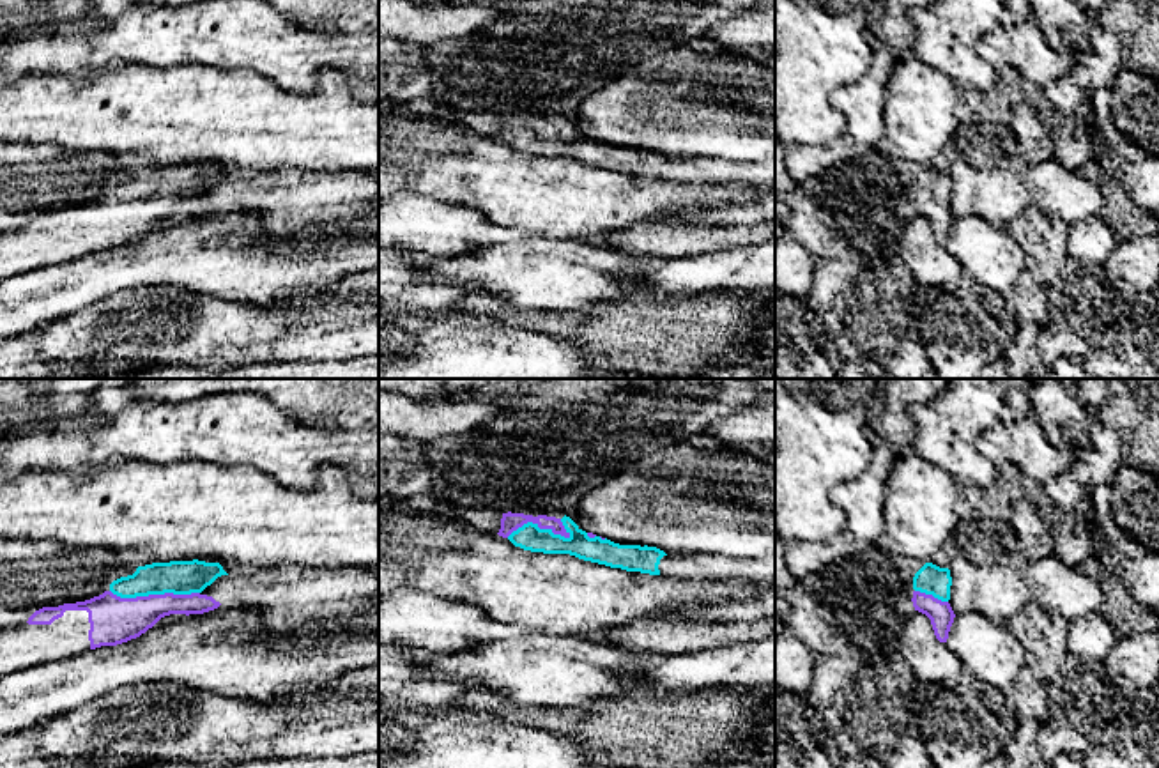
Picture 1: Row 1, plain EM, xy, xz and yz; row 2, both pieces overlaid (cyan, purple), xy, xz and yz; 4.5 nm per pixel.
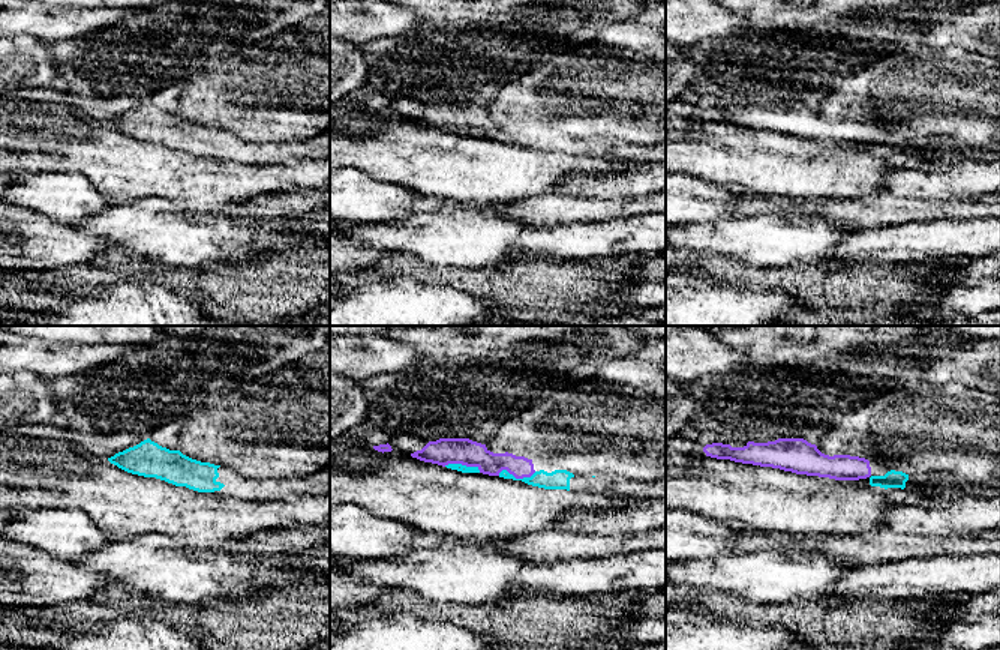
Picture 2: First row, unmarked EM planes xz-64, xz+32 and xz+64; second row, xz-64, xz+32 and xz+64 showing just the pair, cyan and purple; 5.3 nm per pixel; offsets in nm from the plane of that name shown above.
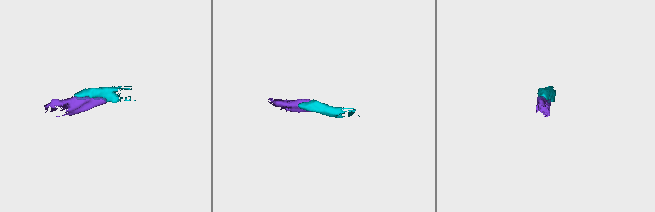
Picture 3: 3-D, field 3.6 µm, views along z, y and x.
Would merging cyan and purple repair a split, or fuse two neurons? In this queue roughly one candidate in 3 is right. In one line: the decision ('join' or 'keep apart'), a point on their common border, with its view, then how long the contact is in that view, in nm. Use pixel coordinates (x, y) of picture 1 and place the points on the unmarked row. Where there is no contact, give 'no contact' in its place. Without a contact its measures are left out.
join; contact xy (154, 197); length 400 nm

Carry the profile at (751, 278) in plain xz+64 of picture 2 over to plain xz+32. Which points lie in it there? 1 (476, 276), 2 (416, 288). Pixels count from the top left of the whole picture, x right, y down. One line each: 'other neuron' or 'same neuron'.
1: same neuron
2: other neuron

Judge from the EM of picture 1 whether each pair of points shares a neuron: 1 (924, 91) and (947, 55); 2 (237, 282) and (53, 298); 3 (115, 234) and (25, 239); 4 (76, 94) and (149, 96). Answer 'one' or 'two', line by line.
1: two
2: one
3: one
4: one

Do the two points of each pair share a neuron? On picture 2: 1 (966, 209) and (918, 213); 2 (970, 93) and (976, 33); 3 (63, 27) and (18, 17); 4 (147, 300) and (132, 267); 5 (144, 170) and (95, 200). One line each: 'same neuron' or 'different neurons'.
1: same neuron
2: different neurons
3: same neuron
4: different neurons
5: different neurons

